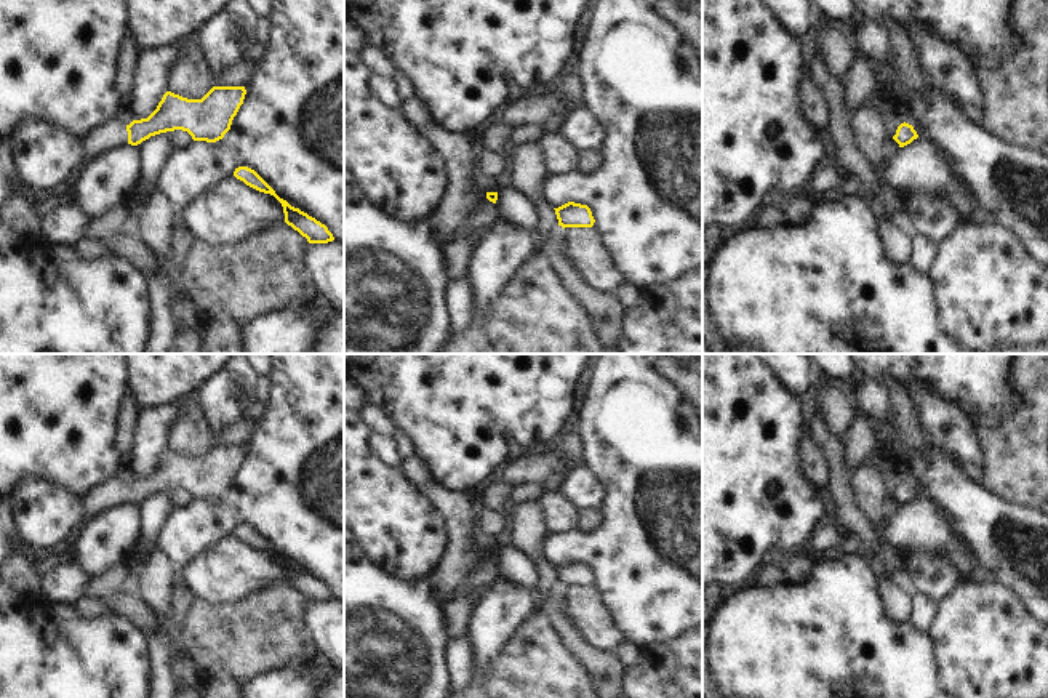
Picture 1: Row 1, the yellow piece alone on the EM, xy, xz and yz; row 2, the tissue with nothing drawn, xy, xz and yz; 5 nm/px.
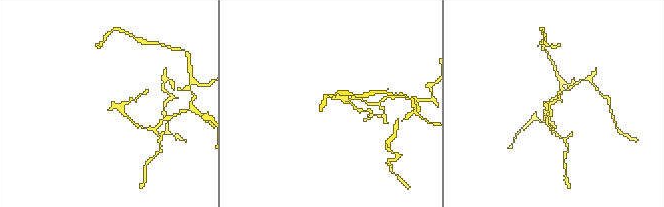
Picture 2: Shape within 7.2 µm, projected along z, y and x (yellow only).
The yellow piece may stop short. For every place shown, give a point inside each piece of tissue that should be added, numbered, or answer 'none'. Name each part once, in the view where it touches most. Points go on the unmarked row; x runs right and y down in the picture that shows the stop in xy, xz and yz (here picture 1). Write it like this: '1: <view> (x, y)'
1: xy (111, 493)

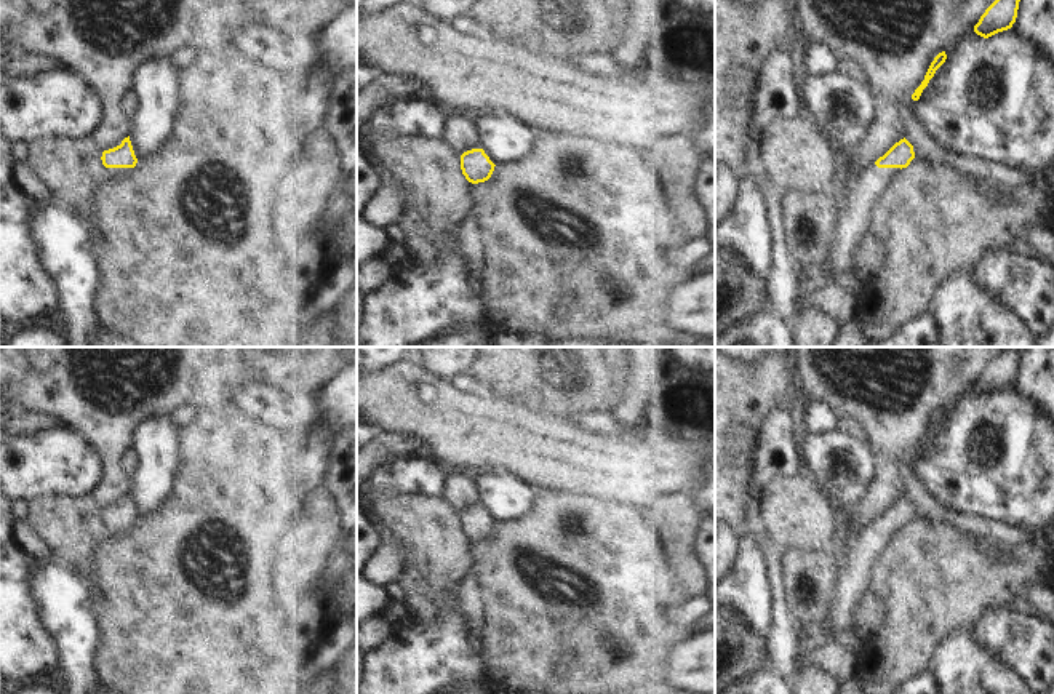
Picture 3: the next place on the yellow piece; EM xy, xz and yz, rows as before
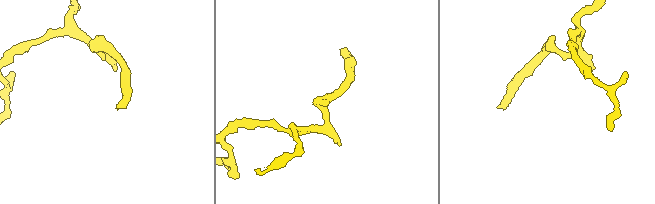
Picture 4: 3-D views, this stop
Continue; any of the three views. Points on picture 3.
1: xy (111, 531)

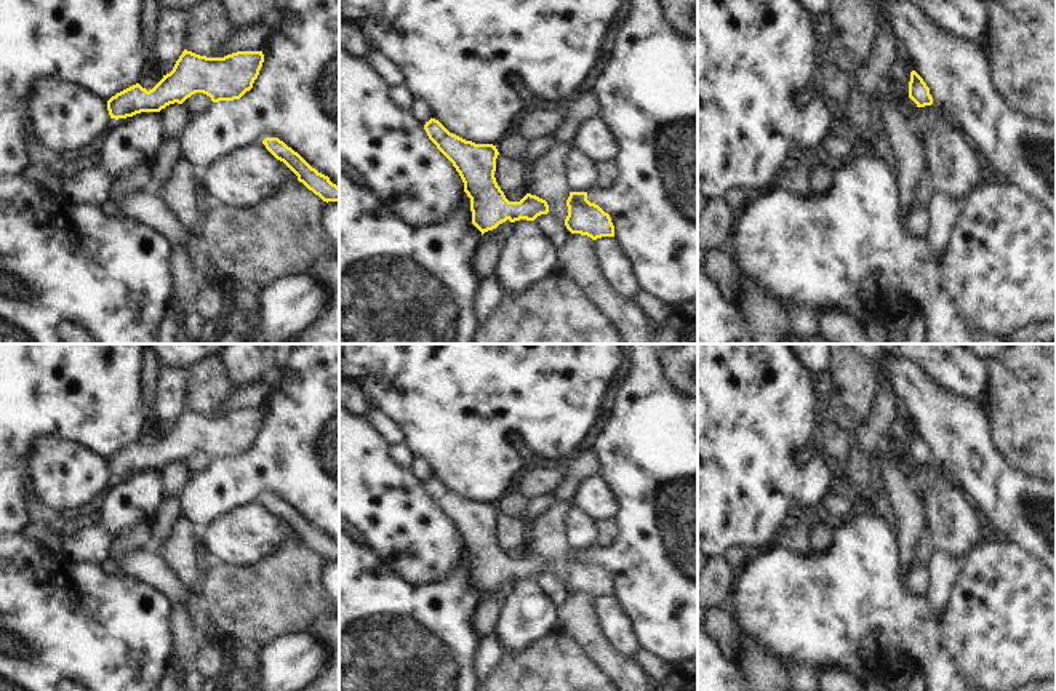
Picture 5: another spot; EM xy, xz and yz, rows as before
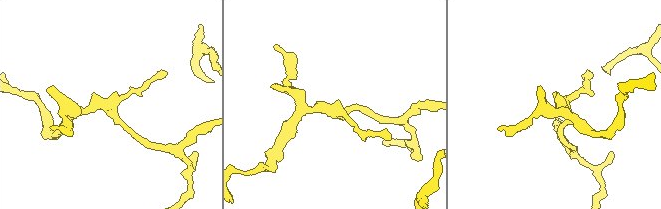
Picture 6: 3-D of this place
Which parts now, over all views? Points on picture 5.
none

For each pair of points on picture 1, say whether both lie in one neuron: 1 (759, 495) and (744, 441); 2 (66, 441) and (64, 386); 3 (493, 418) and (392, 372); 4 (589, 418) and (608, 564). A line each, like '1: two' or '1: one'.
1: one
2: one
3: one
4: one

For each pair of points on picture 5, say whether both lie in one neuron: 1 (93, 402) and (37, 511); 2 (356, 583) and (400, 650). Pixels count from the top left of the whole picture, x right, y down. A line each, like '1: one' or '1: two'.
1: two
2: one

